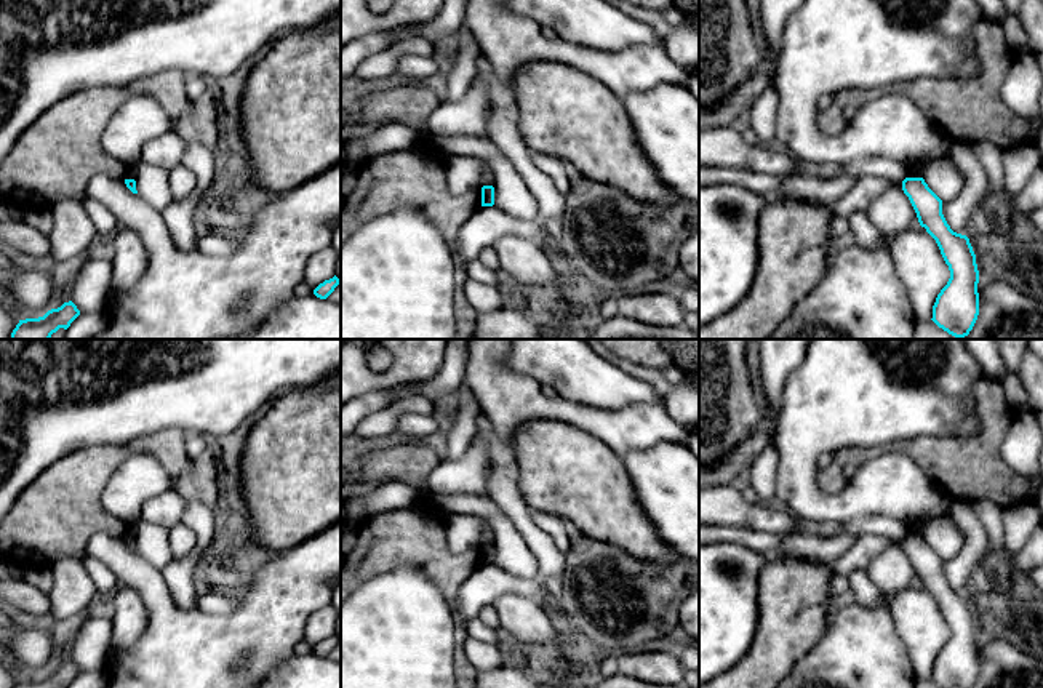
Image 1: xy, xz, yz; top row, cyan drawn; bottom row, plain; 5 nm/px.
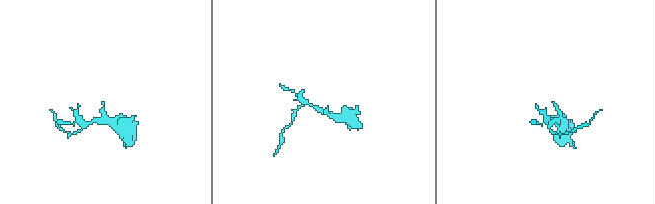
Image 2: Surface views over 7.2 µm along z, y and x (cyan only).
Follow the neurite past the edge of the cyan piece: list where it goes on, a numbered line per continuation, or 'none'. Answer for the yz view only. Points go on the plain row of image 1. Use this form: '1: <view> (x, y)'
none

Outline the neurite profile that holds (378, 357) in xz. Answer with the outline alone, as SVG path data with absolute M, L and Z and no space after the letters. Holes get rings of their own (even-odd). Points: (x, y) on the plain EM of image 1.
M373 341L366 347L366 360L371 370L374 371L384 371L390 366L392 363L392 355L389 350L378 341Z

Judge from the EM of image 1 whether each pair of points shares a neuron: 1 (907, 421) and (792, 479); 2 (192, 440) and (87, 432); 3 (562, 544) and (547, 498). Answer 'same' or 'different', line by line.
1: same
2: different
3: different

